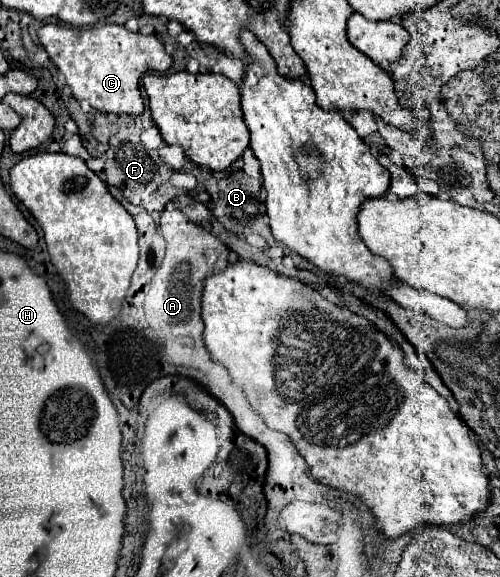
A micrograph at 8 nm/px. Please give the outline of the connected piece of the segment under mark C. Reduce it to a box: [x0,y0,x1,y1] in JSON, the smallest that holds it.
[39,25,173,115]

